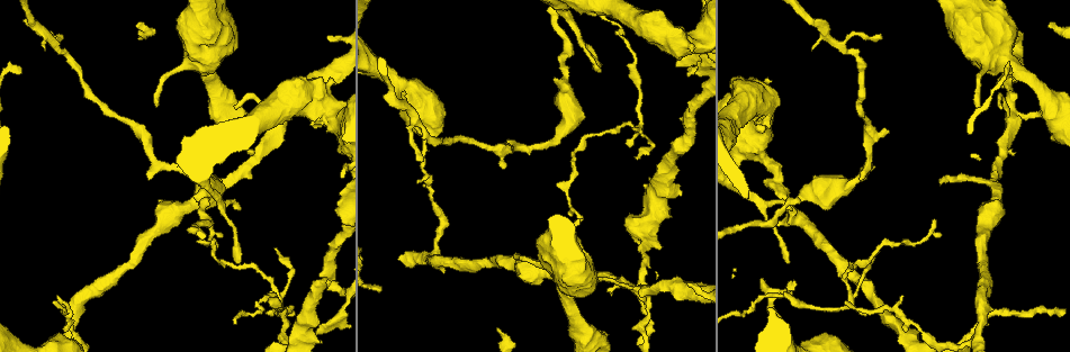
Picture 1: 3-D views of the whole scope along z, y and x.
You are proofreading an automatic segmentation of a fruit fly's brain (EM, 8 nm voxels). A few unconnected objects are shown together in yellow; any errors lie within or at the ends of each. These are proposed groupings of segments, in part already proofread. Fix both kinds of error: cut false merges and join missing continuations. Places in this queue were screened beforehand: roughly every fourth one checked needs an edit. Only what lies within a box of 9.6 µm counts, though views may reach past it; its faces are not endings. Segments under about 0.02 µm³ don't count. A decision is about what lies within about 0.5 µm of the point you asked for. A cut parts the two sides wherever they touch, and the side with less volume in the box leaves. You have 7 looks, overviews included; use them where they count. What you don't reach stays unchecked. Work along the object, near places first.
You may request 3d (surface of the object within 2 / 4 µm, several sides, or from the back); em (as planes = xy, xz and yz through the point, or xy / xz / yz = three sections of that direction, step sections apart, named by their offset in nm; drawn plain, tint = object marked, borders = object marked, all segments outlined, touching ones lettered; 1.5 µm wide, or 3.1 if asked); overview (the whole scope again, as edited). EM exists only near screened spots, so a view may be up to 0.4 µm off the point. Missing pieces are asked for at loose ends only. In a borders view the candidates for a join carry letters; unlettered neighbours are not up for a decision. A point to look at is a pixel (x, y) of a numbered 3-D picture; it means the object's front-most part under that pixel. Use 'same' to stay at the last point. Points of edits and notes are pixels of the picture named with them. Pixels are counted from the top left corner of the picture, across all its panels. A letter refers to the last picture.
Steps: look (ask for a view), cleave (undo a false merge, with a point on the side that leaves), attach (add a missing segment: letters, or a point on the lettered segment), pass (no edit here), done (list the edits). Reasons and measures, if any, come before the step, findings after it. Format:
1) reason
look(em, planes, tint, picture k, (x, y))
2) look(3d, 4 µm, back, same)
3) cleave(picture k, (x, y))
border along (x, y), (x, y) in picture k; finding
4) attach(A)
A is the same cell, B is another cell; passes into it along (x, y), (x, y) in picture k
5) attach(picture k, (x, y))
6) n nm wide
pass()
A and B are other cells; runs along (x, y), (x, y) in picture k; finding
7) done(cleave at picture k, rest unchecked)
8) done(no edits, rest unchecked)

thick turns thin
look(em, planes, borders, picture 1, (810, 193))

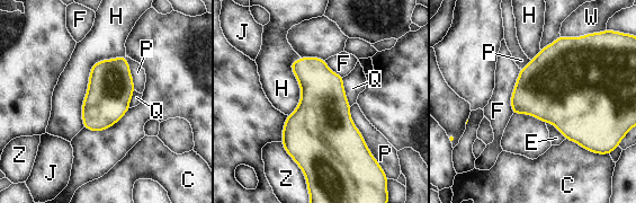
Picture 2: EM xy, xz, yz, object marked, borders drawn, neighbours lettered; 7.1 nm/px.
pass()
C, E, F, H, J, P, Q, W and Z are other cells; all the same neuron

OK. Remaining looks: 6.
tapers out
look(3d, 2 µm, picture 1, (221, 180))

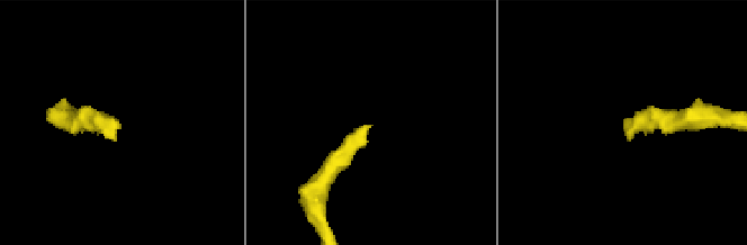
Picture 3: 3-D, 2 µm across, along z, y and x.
shape alone is not enough
look(em, planes, borders, picture 3, (625, 122))

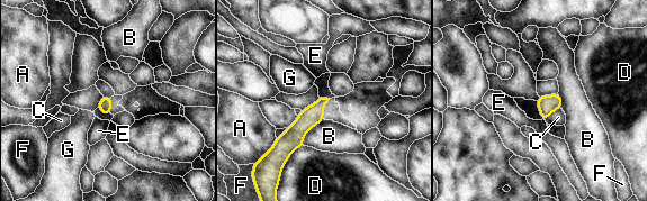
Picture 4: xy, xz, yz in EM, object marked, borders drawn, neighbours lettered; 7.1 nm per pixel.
B touches over 240 nm
pass()
A, B, C, D, E, F and G are other cells; border along (560, 108), (556, 109), (545, 120) in picture 4; no lettered segment goes on from it

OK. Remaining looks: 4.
free end
look(3d, 2 µm, picture 1, (417, 181))

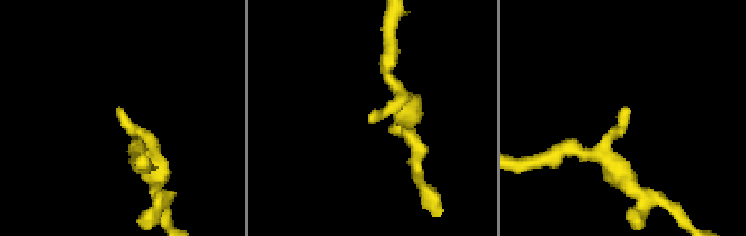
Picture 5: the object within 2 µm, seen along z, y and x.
look(em, xz, step 8, tint, picture 5, (628, 110))

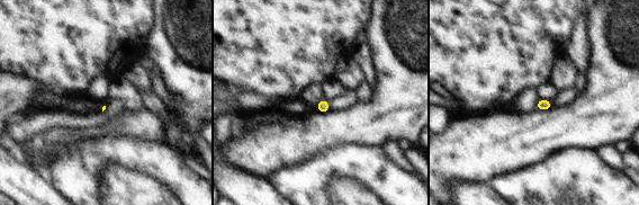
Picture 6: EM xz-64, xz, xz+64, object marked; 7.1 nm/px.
another direction
look(em, xy, step 4, borders, same)

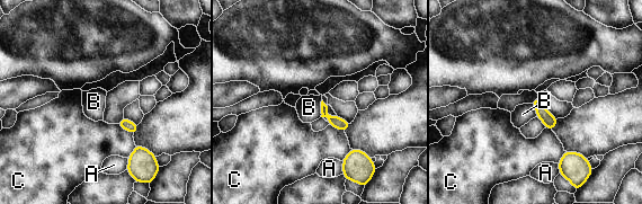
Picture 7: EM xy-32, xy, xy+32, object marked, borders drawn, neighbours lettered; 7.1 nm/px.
pass()
A, B and C are other cells; border along (322, 100), (320, 116) in picture 7; none of them fits

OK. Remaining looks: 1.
done(no edits, rest unchecked)

